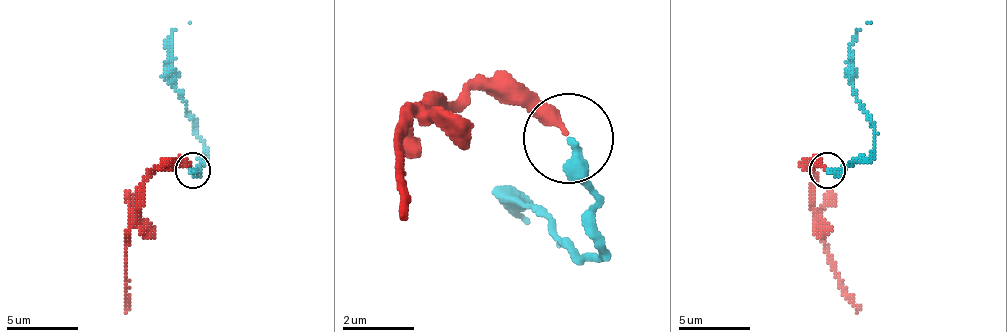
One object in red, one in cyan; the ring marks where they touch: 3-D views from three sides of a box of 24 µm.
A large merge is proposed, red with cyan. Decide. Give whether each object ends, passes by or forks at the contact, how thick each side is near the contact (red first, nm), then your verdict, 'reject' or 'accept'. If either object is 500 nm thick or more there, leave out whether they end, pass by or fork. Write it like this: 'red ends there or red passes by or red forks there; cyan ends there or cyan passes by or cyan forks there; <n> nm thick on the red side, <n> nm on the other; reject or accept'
red ends there; cyan passes by; 280 nm thick on the red side, 240 nm on the other; accept

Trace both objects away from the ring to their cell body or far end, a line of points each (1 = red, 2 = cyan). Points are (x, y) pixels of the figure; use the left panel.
1: (193, 169), (161, 166), (143, 184), (136, 223), (129, 230), (125, 252), (125, 312)
2: (193, 169), (200, 162), (204, 148), (197, 123), (175, 87), (172, 66), (172, 33), (190, 23)

